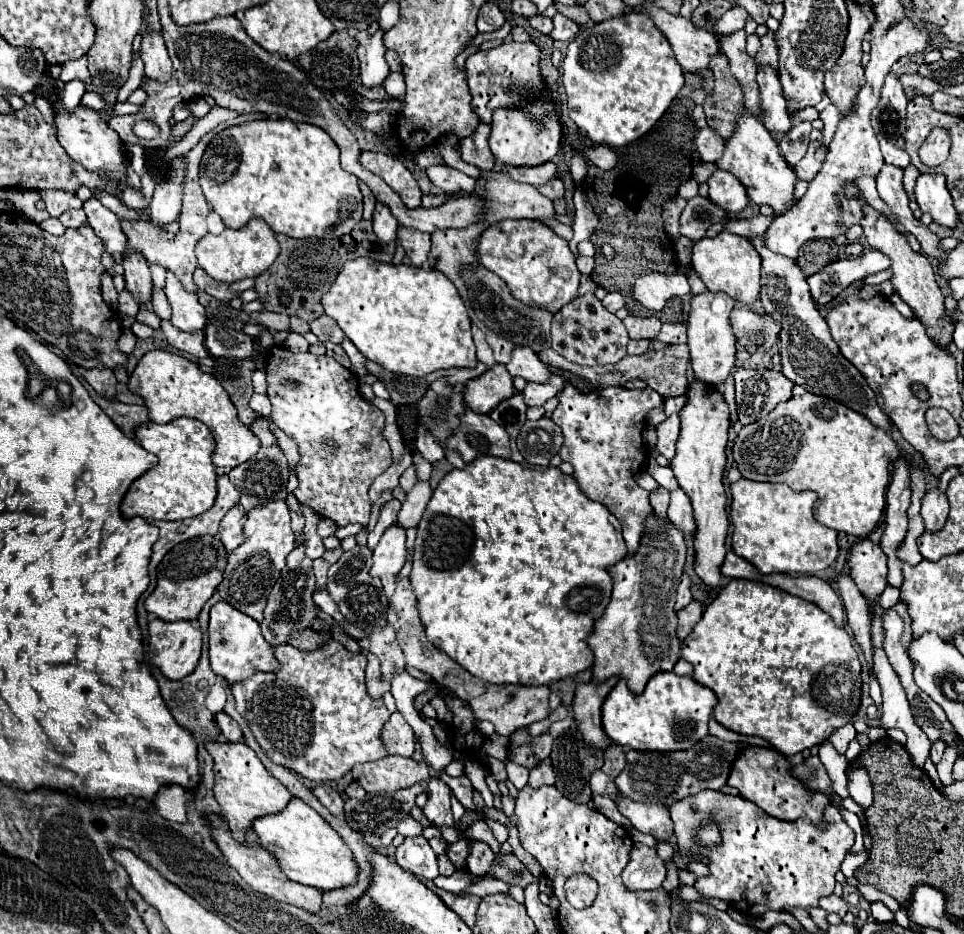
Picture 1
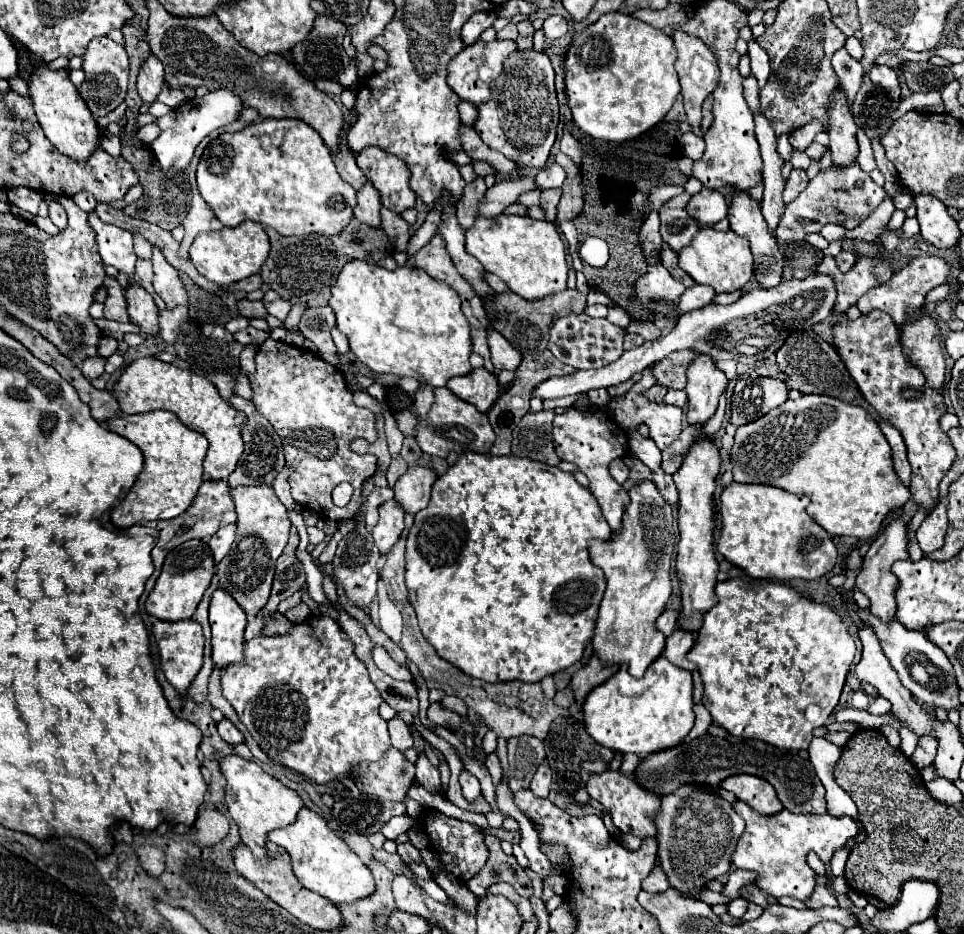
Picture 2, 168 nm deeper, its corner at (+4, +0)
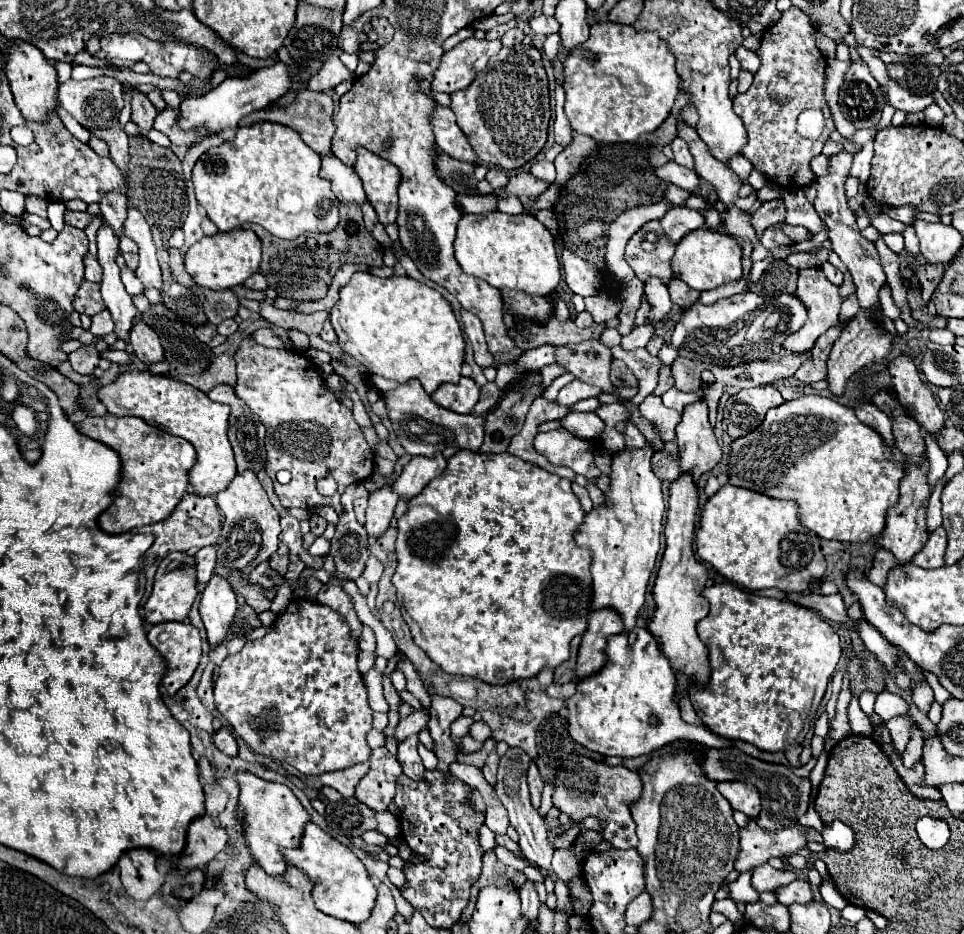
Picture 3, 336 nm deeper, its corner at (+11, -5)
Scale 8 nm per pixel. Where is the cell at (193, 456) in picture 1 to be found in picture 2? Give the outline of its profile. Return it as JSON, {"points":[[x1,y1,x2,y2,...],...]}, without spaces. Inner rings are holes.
{"points":[[167,410,133,416,121,414,117,418,111,418,107,422,107,428,133,442,143,452,145,462,125,500,111,512,111,522,117,528,129,528,147,520,177,518,179,514,183,514,191,506,199,486,203,484,203,458,209,446,207,438,183,426,179,418]]}

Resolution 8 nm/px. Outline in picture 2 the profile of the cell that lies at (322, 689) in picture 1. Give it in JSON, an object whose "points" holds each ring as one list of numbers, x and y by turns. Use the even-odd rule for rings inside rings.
{"points":[[311,614,309,618,293,624,293,628,287,634,281,634,281,636,257,636,255,640,249,640,249,642,243,644,243,652,245,652,243,662,241,664,227,666,225,672,223,672,223,676,221,676,223,696,235,708,239,720,251,732,251,736,255,738,255,742,261,746,261,750,269,758,273,758,275,762,279,762,279,764,295,770,295,772,305,774,307,778,311,778,317,784,325,784,325,782,331,782,331,780,335,780,337,776,341,776,345,772,349,772,359,762,375,762,375,760,379,760,381,754,391,746,389,732,387,732,387,722,379,716,379,704,383,702,381,700,381,694,377,692,375,684,369,680,369,674,367,674,365,664,355,656,353,642,347,638,347,634,341,630,341,626,331,616,313,616]]}

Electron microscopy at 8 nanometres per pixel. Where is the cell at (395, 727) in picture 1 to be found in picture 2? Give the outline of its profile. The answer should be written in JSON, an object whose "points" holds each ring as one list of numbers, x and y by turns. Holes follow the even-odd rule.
{"points":[[401,716,391,718,387,724,389,724,389,734,391,734,391,746,393,746,393,748,405,752,407,748,413,746,411,728,407,726,407,722,405,722]]}

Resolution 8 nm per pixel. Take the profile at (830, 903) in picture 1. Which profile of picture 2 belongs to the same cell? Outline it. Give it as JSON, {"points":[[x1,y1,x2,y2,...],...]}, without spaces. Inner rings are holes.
{"points":[[815,886,815,892,805,902,807,908,821,908,821,906,837,906,835,894,827,886]]}

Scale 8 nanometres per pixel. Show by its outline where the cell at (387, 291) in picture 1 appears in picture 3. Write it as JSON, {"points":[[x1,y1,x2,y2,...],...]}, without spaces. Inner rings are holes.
{"points":[[354,273,352,279,340,287,338,301,330,311,330,321,338,335,338,345,374,375,398,383,418,379,426,393,434,393,442,383,456,383,460,379,460,365,464,363,464,337,460,323,442,293,412,277,394,275,380,279,370,273]]}

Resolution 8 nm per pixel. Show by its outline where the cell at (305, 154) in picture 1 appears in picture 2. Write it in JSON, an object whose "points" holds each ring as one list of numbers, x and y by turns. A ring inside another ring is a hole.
{"points":[[263,118,235,134,221,134,207,144,199,160,197,186,203,200,213,208,223,226,237,226,245,220,255,220,263,226,275,228,281,236,339,234,351,222,355,206,353,186,341,180,321,136,301,120]]}

